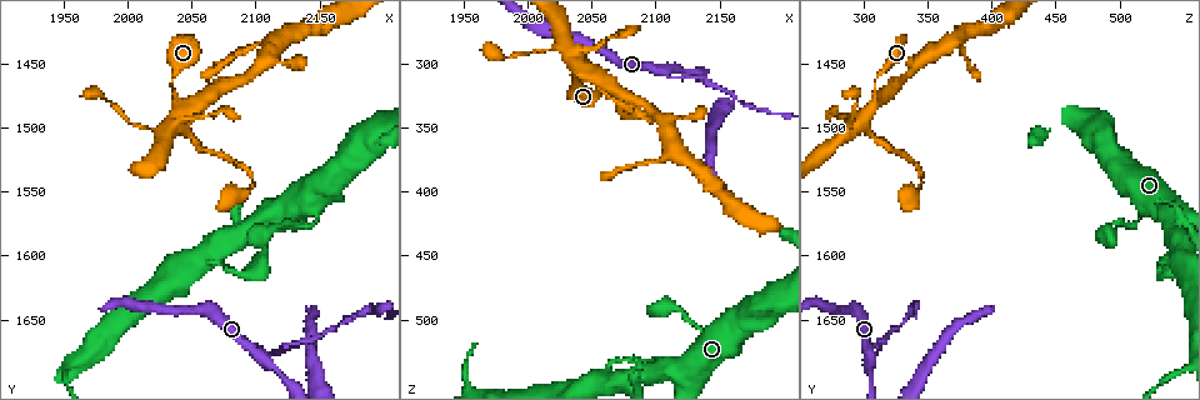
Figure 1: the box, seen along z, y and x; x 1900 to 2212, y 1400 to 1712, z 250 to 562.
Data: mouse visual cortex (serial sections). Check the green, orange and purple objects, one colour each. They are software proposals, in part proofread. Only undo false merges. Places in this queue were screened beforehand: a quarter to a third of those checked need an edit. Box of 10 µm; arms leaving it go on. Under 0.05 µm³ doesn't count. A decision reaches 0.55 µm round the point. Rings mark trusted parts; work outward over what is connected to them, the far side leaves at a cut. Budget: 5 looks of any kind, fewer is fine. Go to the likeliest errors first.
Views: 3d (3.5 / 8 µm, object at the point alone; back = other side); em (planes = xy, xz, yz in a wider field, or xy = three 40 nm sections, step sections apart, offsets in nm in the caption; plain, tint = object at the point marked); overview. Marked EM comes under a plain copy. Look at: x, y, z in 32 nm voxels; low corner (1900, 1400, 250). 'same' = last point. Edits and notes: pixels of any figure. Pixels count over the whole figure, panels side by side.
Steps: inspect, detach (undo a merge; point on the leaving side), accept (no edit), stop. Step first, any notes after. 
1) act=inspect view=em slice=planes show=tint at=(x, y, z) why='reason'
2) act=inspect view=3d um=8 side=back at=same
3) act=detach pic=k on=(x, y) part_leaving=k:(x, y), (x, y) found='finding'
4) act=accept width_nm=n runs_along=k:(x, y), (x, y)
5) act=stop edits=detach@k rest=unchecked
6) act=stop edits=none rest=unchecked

act=inspect view=3d um=3.5 at=(2104, 1680, 306) why='a fork'

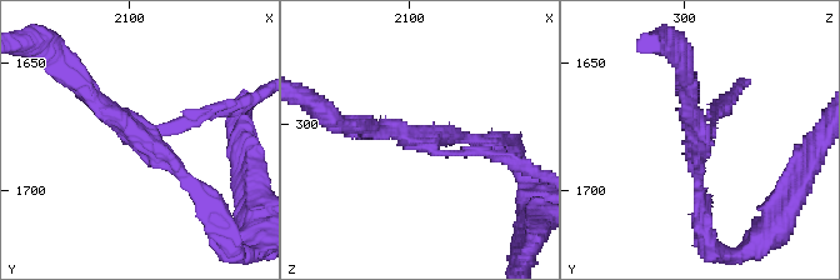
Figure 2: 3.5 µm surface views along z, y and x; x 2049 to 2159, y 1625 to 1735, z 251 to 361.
act=inspect view=em slice=xy step=5 show=tint at=(2106, 1677, 305) arms=3 arm_widths_nm=150,150,250

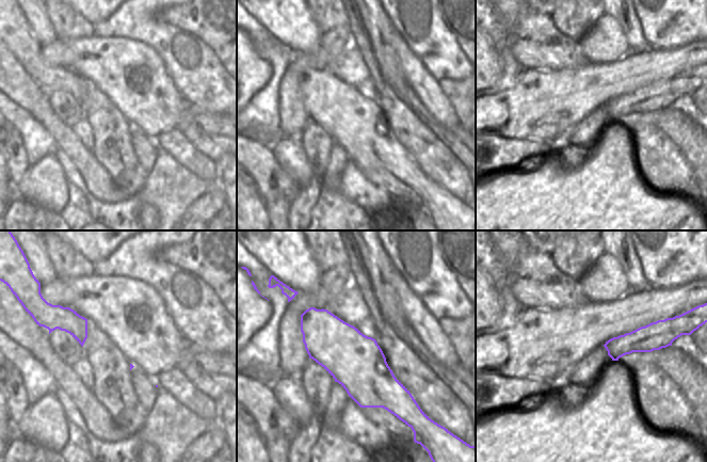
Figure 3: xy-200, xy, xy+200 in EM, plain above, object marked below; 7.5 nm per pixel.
act=detach pic=2 on=(198, 118) part_leaving=2:(160, 128), (260, 93) found='a second cell is stuck on'

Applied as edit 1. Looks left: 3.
act=inspect view=overview

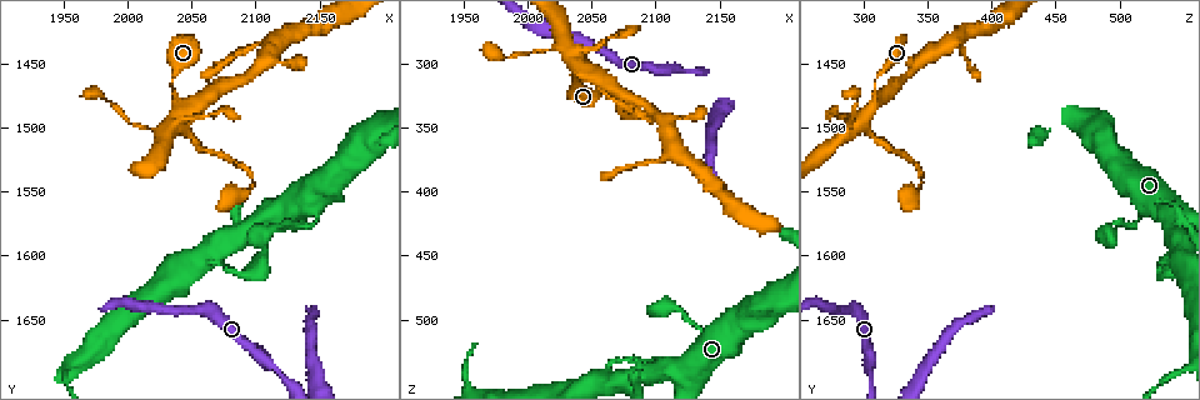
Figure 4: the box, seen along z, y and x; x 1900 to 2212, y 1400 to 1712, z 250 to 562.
act=inspect view=3d um=3.5 at=(2144, 1576, 512) why='abrupt turn'

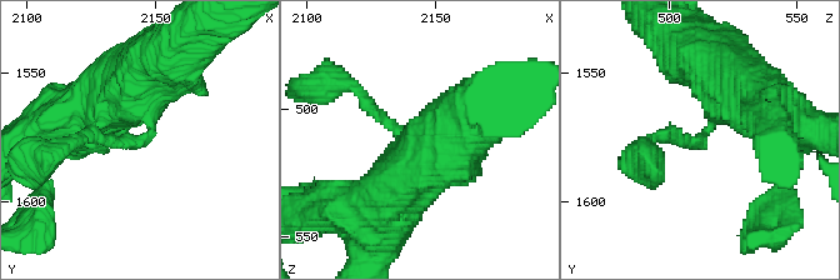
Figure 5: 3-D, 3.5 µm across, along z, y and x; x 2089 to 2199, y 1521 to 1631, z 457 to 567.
act=inspect view=em slice=xy step=3 show=tint at=(2146, 1574, 512) why='shape alone is not enough'

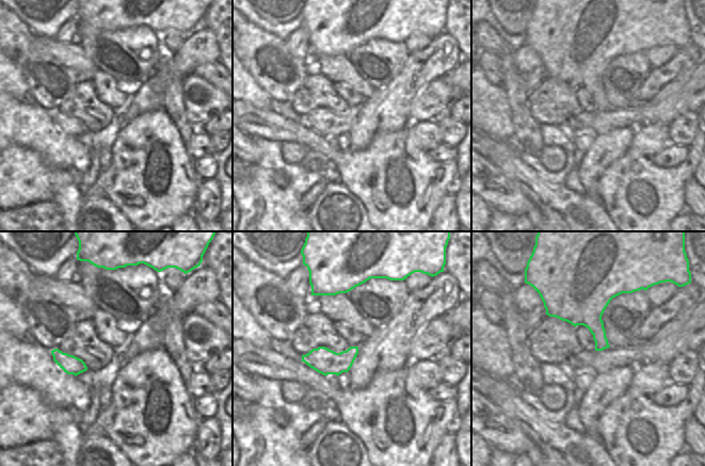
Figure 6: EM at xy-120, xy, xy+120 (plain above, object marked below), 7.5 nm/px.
act=accept arm_widths_nm=150,700 found='all the same cell'

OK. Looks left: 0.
act=stop edits=detach@2 rest=unchecked

